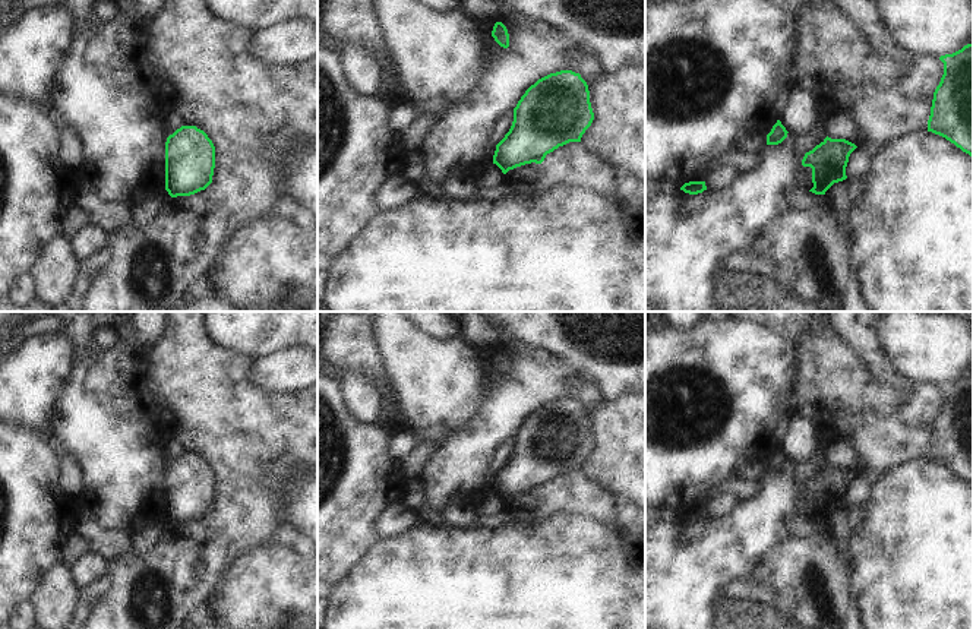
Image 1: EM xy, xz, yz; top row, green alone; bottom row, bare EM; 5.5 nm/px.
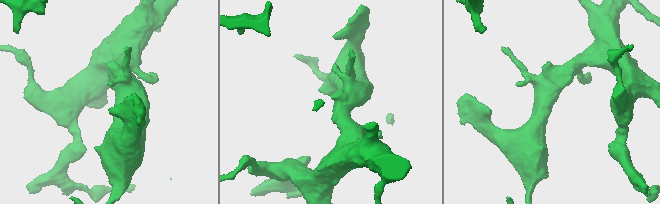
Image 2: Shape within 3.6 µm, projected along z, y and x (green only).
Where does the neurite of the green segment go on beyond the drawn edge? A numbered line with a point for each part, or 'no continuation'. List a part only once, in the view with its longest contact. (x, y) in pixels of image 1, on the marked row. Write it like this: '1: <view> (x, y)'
no continuation

